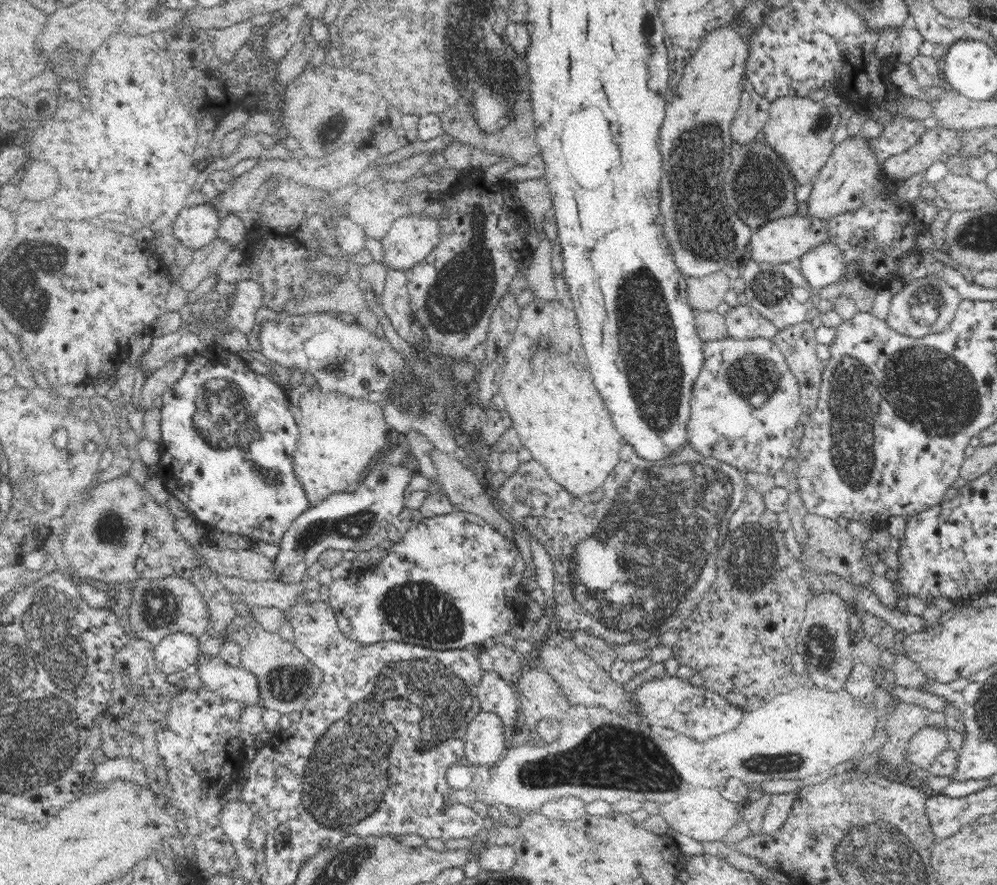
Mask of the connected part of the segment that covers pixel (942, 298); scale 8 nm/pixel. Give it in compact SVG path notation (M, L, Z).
M928 275L906 283L902 292L893 297L886 321L890 328L909 337L939 333L951 323L960 302L960 294L954 287L938 276Z

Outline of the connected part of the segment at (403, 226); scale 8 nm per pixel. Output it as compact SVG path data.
M406 216L396 220L382 242L386 266L403 271L411 269L434 250L441 234L438 218Z

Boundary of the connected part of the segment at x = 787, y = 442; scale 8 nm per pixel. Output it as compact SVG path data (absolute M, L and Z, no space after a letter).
M725 335L715 341L706 341L703 346L705 361L695 382L692 392L692 408L688 422L689 445L695 452L706 458L714 458L727 463L745 473L753 472L774 476L786 468L790 457L790 448L797 445L802 416L798 381L790 368L786 366L781 352L774 342L756 338L756 340L736 340Z

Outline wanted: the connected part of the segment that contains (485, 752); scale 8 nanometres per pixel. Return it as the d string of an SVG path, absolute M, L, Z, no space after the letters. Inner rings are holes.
M480 711L469 723L463 756L471 765L490 767L505 752L504 726L498 715Z

